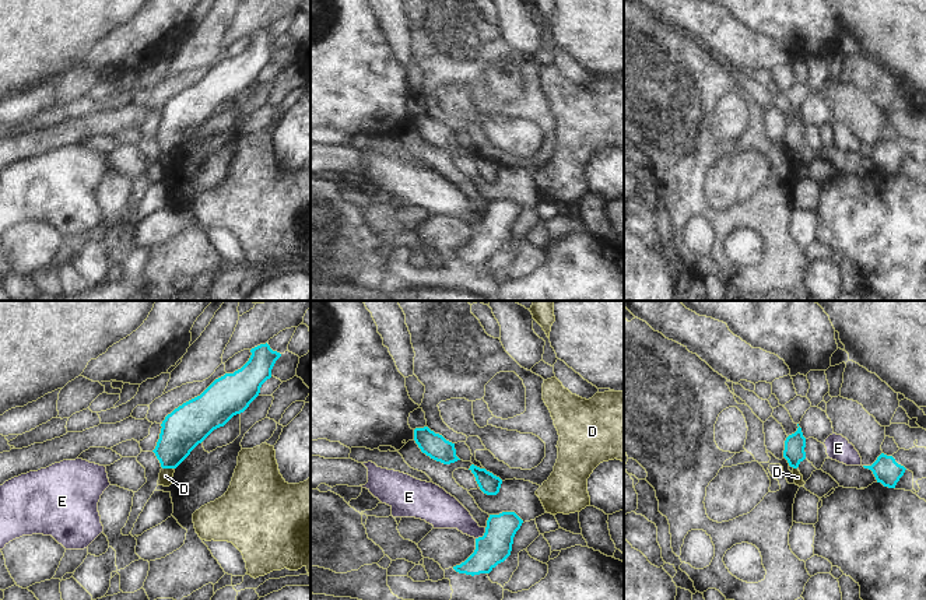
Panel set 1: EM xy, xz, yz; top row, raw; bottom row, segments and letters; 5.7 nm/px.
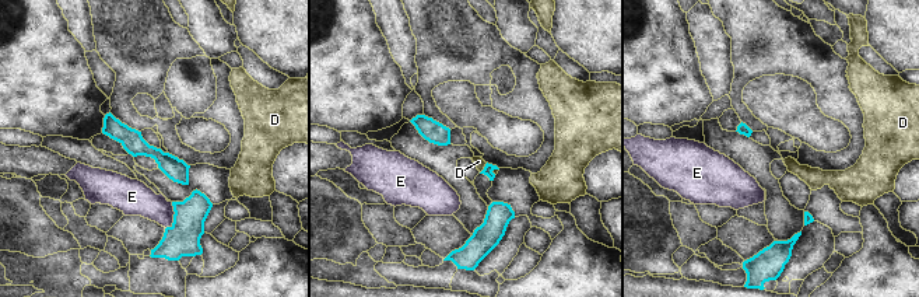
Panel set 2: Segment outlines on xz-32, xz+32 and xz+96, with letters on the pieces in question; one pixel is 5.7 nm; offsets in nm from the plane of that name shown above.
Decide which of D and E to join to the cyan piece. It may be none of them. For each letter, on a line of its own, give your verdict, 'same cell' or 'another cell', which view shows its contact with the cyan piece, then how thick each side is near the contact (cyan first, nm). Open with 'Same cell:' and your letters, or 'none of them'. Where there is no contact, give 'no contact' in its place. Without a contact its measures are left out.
Same cell: none of them
D: another cell | xy | 240/80 nm
E: another cell | xz | 190/180 nm

